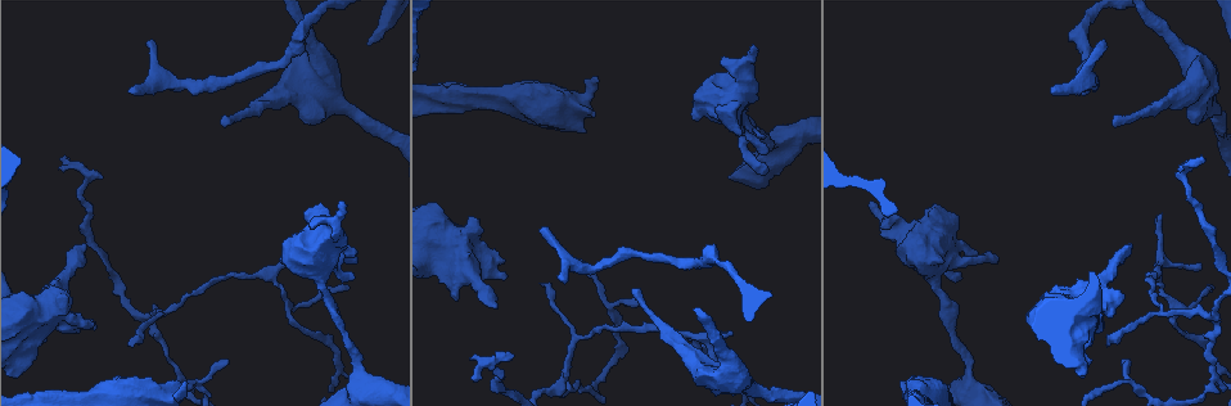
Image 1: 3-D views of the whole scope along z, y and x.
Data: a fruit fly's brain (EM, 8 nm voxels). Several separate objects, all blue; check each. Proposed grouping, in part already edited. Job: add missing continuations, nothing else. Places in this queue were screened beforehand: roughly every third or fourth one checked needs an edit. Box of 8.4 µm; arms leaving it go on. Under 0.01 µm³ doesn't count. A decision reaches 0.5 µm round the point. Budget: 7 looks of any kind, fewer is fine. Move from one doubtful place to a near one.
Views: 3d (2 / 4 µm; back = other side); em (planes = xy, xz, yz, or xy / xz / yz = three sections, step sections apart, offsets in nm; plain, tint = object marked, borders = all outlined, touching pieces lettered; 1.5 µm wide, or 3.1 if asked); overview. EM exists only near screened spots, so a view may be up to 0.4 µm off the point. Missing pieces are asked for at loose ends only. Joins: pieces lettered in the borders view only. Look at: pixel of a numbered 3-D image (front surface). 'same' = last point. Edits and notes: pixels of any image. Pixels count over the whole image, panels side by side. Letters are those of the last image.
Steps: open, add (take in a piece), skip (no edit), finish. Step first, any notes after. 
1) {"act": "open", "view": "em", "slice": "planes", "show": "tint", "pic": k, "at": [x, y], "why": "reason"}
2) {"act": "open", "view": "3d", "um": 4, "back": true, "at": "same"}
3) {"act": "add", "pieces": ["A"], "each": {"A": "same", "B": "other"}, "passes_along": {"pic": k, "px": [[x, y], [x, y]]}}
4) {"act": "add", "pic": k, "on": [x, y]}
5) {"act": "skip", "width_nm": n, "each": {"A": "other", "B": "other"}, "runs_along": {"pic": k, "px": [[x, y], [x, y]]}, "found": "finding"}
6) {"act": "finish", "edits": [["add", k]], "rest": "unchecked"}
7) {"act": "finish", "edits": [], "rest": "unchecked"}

{"act": "open", "view": "3d", "um": 2, "pic": 1, "at": [227, 363], "why": "branch stops here"}

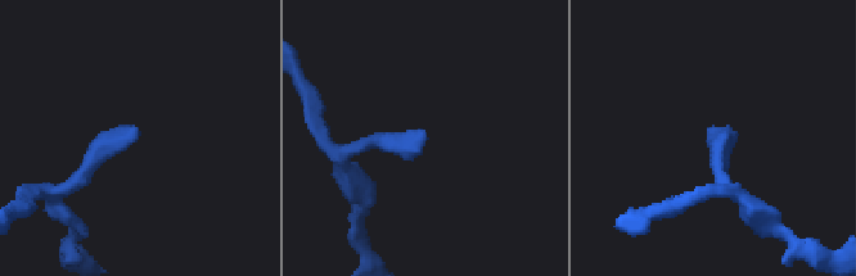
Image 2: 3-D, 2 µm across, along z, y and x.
{"act": "open", "view": "em", "slice": "xz", "step": 4, "show": "tint", "pic": 2, "at": [710, 131], "why": "shape alone is not enough"}

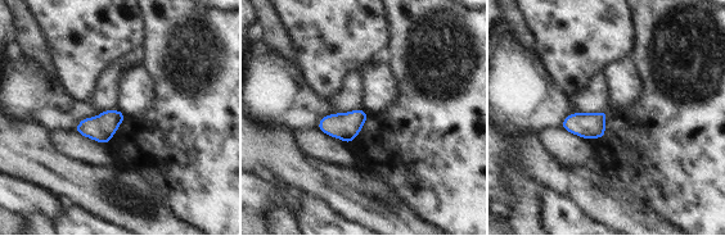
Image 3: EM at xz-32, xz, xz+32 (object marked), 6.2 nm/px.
{"act": "open", "view": "em", "slice": "planes", "show": "borders", "at": "same", "why": "cut it another way"}

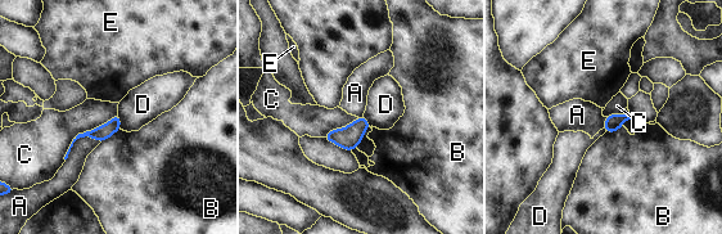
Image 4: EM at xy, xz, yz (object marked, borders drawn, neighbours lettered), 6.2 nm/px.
{"act": "skip", "width_nm": 100, "each": {"A": "other", "B": "other", "C": "other", "D": "other", "E": "other"}, "border": {"pic": 4, "px": [[117, 113], [80, 133], [63, 158]]}, "found": "none of them fits"}

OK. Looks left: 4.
{"act": "open", "view": "3d", "um": 4, "pic": 1, "at": [882, 218], "why": "free end"}

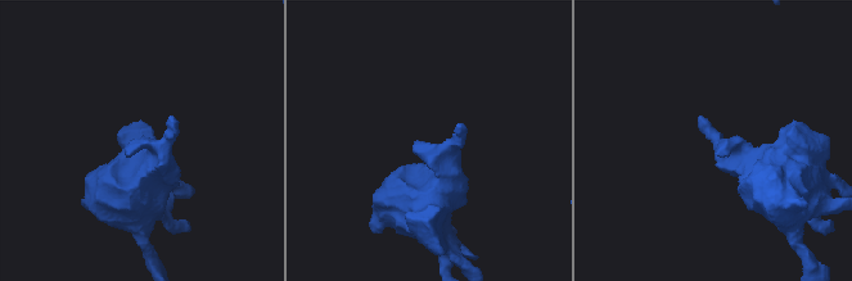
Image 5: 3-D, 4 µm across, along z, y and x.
{"act": "open", "view": "em", "slice": "xy", "step": 8, "show": "borders", "pic": 5, "at": [420, 141]}

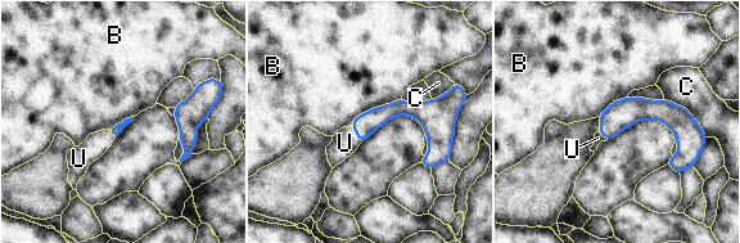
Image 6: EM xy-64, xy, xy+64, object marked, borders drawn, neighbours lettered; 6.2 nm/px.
{"act": "add", "pieces": ["U"], "each": {"B": "other", "C": "other", "U": "same"}, "passes_along": {"pic": 6, "px": [[366, 124], [356, 134], [344, 143]]}, "found": "it goes on there"}

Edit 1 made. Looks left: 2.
{"act": "finish", "edits": [["add", 6]], "rest": "unchecked"}

